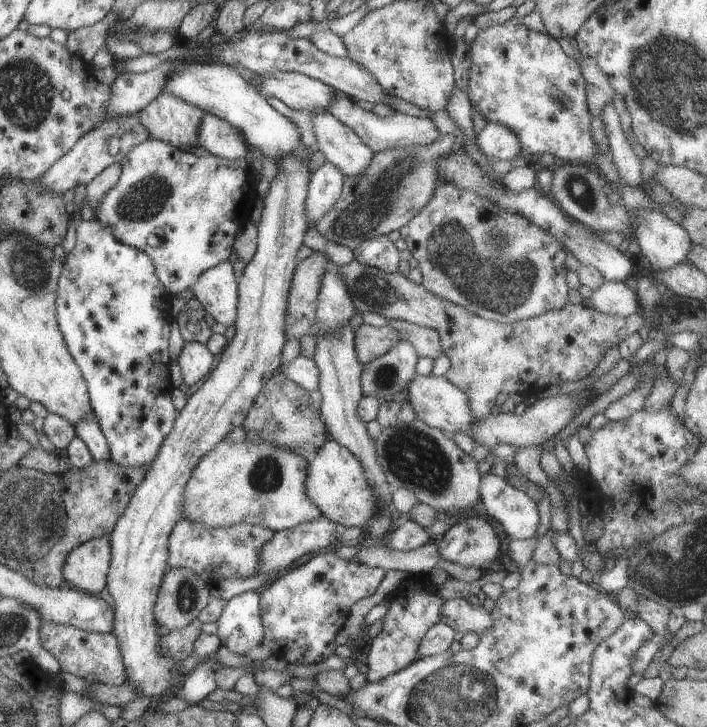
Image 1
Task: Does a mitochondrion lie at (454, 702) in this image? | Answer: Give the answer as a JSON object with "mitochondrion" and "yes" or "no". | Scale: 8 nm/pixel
{"mitochondrion":"yes"}

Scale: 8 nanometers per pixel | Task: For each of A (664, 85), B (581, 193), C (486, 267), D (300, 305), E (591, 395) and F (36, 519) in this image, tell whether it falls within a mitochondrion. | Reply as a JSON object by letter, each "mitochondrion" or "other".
{"A":"mitochondrion","B":"mitochondrion","C":"mitochondrion","D":"other","E":"other","F":"mitochondrion"}

